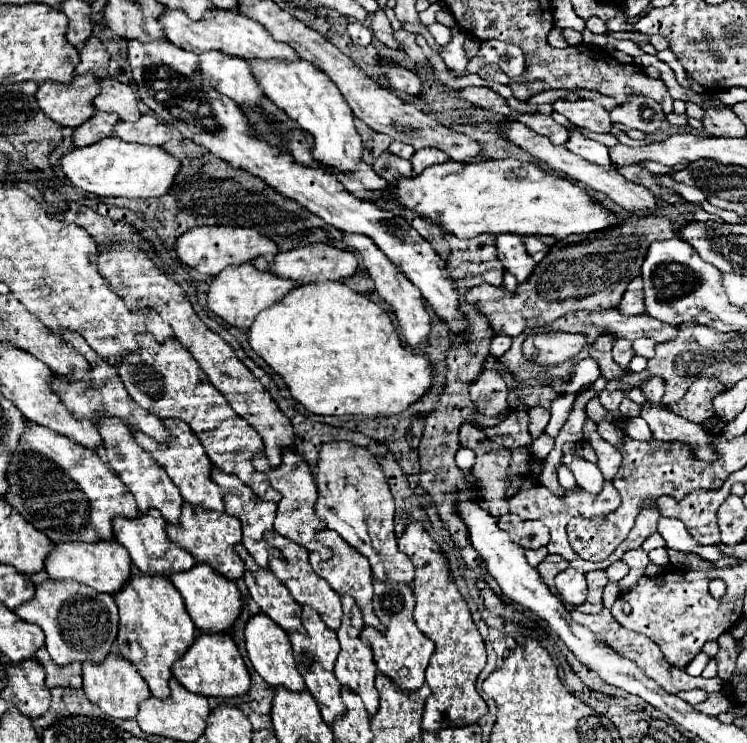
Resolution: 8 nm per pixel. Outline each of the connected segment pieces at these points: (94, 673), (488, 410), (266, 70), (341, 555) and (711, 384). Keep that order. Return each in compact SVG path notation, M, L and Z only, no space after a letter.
M109 653L101 665L93 665L91 661L83 663L83 691L89 701L115 719L135 719L137 705L151 695L147 681L137 673L137 667L115 653Z
M483 369L481 377L471 385L471 401L485 417L499 417L509 411L507 393L509 387L499 371Z
M247 61L257 77L257 83L265 91L265 95L281 107L291 119L295 119L301 129L313 135L311 155L321 165L333 167L337 171L349 173L353 171L363 157L361 135L355 129L355 117L349 103L339 93L337 85L325 77L323 71L317 71L309 61Z
M323 529L317 533L317 541L321 541L323 545L327 545L331 551L333 551L333 557L329 561L321 561L319 553L309 553L309 563L313 567L315 573L319 573L319 577L323 577L339 595L351 595L355 601L357 601L357 607L361 609L363 613L363 621L365 625L371 625L375 629L383 629L383 625L379 623L373 607L371 607L371 597L373 597L373 575L371 575L371 567L369 567L369 561L357 553L353 547L349 547L337 533L329 531L329 529Z
M697 379L679 403L665 405L665 407L669 411L677 413L679 417L685 417L691 423L703 423L703 421L715 417L713 399L721 391L725 391L725 385L721 381L717 381L717 379Z

